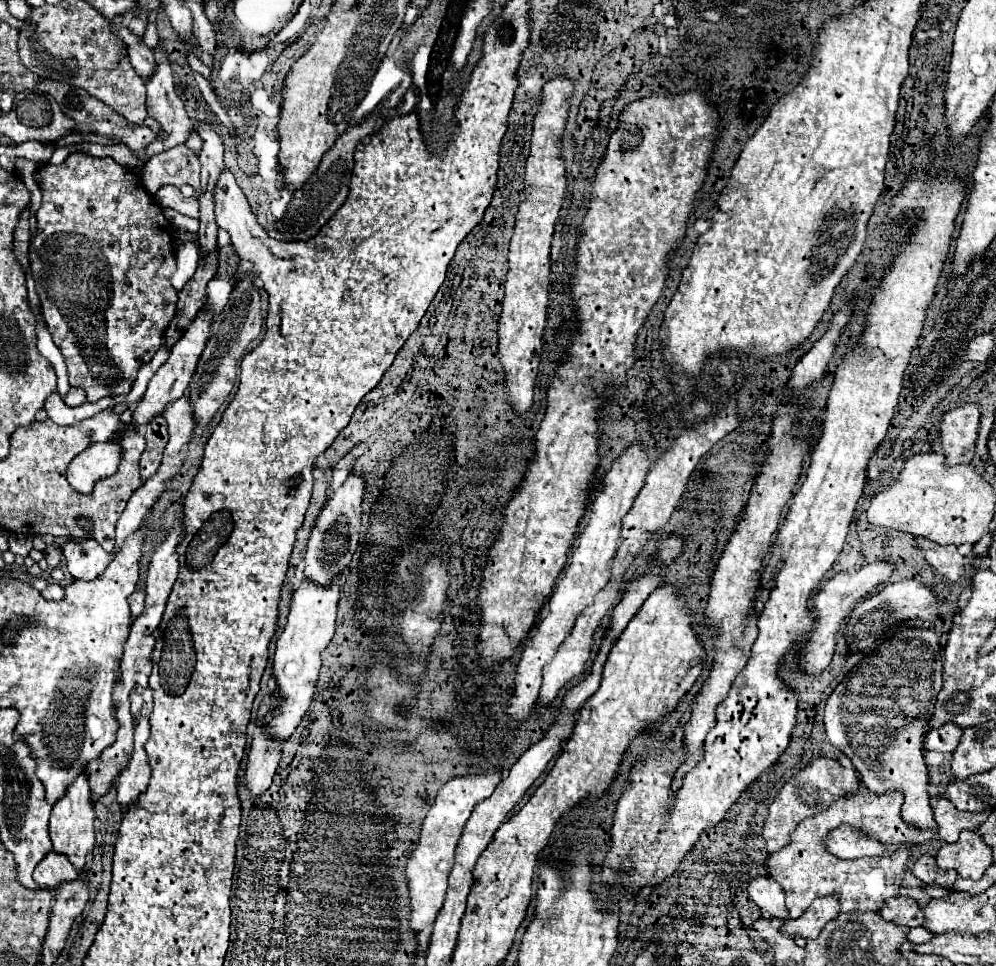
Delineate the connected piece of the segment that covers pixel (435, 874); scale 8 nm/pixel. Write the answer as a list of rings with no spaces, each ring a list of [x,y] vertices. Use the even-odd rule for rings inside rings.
[[[489,771],[483,775],[465,775],[465,777],[453,777],[449,783],[445,783],[437,797],[433,807],[429,809],[427,817],[423,819],[421,825],[421,839],[417,843],[419,855],[413,859],[413,855],[407,861],[407,887],[409,887],[409,905],[411,905],[411,915],[409,915],[409,929],[413,933],[421,933],[425,927],[435,923],[435,915],[441,909],[441,903],[445,899],[445,887],[447,887],[447,877],[453,867],[453,857],[455,857],[455,847],[457,841],[463,833],[463,827],[467,819],[471,817],[473,809],[477,803],[483,799],[491,797],[495,787],[501,781],[499,771]]]

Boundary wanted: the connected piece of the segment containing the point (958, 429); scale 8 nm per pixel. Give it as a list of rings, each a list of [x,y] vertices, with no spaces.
[[[975,401],[943,413],[937,429],[945,455],[945,465],[971,463],[975,455],[975,441],[979,433],[979,405]]]

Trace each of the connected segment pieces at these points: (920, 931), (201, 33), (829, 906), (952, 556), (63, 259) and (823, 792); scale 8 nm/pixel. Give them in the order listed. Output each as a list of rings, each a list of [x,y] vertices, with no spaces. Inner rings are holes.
[[[915,927],[915,929],[907,931],[907,933],[909,933],[907,939],[909,939],[911,943],[923,943],[923,941],[927,941],[927,939],[933,937],[933,933],[929,933],[925,927]]]
[[[187,1],[185,3],[191,11],[193,11],[193,33],[197,35],[199,39],[199,45],[203,51],[215,55],[215,47],[217,47],[217,39],[215,39],[215,29],[213,25],[209,23],[209,19],[205,17],[205,11],[199,3],[193,3],[193,1]]]
[[[837,895],[817,899],[799,919],[789,919],[781,927],[781,933],[787,935],[787,937],[791,937],[791,939],[795,939],[795,937],[817,939],[817,935],[821,933],[821,929],[825,927],[825,923],[829,919],[835,919],[839,913],[841,913],[841,909],[839,909]]]
[[[915,537],[915,547],[923,551],[925,561],[943,577],[955,583],[965,583],[965,557],[959,555],[955,545],[937,545],[929,539]]]
[[[73,153],[61,165],[43,165],[41,177],[43,177],[43,183],[41,183],[43,203],[41,203],[41,209],[37,211],[39,231],[37,231],[37,237],[31,241],[29,261],[31,261],[33,279],[37,281],[37,289],[39,289],[43,319],[53,337],[53,343],[59,347],[59,351],[65,359],[71,387],[81,387],[87,393],[87,401],[99,401],[103,397],[125,395],[125,393],[129,393],[139,367],[149,363],[151,357],[155,355],[155,351],[159,349],[159,345],[163,343],[161,335],[165,331],[165,325],[169,325],[169,319],[173,319],[173,311],[175,311],[175,303],[177,303],[177,293],[169,281],[175,271],[173,225],[169,223],[169,219],[165,219],[163,209],[157,203],[153,203],[153,197],[145,191],[141,179],[131,169],[115,163],[111,157],[99,159],[99,157],[85,155],[85,153]]]
[[[819,757],[815,761],[811,761],[809,765],[805,765],[795,777],[791,777],[781,791],[775,795],[773,803],[769,805],[769,815],[763,823],[763,839],[765,839],[765,849],[769,853],[785,847],[785,843],[789,843],[789,835],[795,831],[797,823],[809,815],[817,815],[821,811],[825,811],[825,807],[829,807],[829,803],[833,803],[835,799],[839,799],[839,795],[847,795],[853,793],[857,789],[857,775],[853,769],[845,769],[841,767],[835,759],[829,757]]]

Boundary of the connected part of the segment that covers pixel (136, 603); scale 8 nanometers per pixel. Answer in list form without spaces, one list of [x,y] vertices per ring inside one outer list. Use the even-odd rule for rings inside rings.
[[[135,590],[129,597],[128,602],[131,611],[131,618],[137,618],[144,609],[145,592],[143,590]]]

